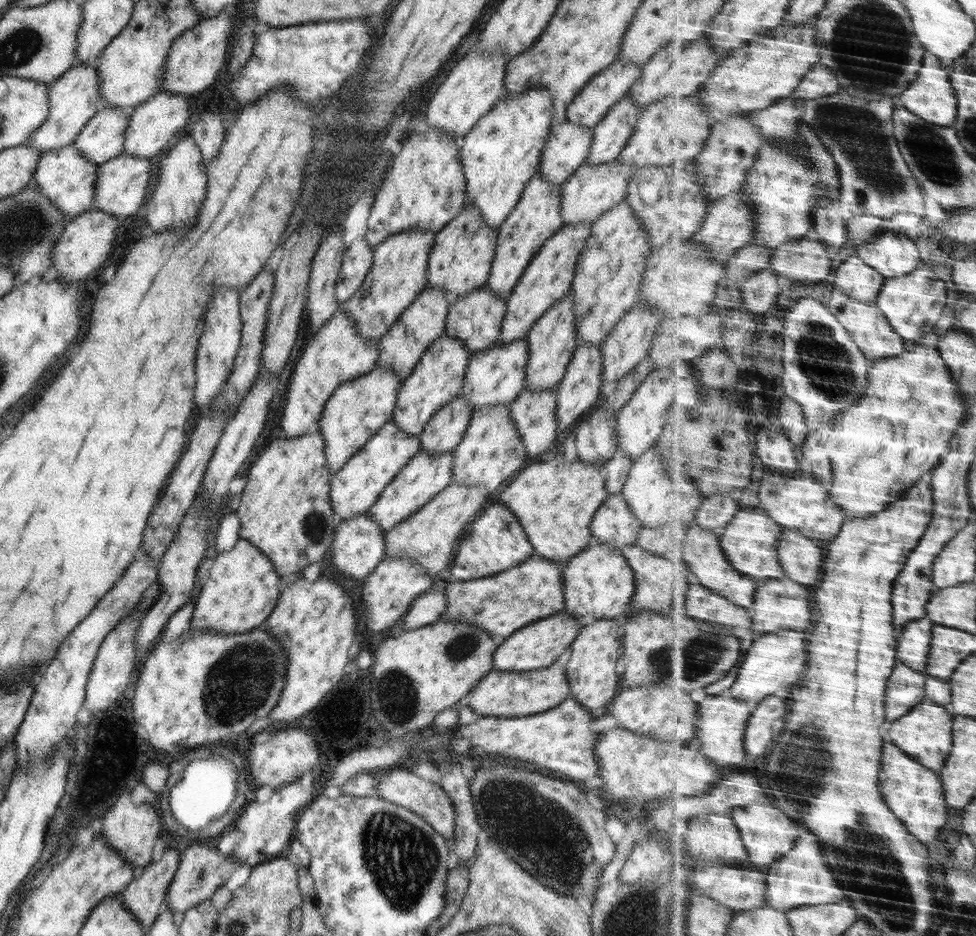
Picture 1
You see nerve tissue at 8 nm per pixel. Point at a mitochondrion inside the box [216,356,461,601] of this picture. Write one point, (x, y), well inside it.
(314, 526)

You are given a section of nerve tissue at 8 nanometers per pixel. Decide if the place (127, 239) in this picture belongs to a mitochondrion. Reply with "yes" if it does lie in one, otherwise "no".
no

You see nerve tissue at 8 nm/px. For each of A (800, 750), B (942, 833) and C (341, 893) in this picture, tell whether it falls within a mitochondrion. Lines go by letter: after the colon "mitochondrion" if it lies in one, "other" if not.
A: mitochondrion
B: other
C: other

